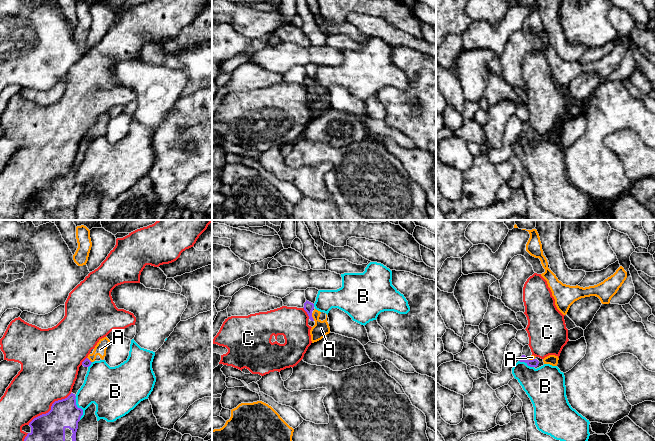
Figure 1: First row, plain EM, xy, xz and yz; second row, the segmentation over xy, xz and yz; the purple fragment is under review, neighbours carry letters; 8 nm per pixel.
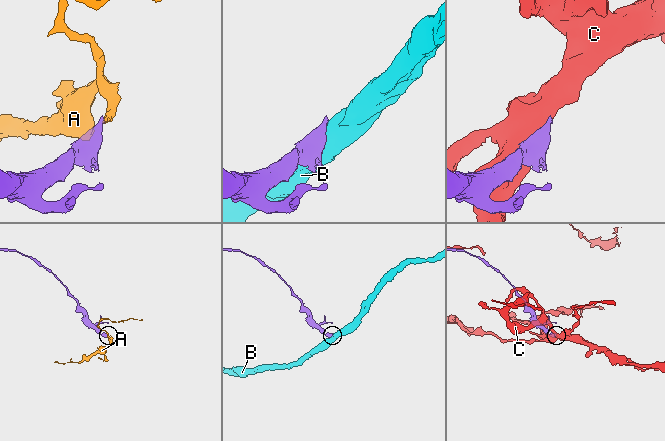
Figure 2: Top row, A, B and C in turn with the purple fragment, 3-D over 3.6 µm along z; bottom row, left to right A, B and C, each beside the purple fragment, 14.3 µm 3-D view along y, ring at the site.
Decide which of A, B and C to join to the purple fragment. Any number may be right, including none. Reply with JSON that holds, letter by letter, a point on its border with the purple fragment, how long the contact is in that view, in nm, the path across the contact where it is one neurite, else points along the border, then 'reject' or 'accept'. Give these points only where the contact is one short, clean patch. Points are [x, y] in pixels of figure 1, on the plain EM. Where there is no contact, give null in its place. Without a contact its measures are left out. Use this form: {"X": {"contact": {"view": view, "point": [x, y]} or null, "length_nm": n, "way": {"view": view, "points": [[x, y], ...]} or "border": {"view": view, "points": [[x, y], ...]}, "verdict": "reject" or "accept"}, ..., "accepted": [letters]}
{"A": {"contact": {"view": "xz", "point": [312, 93]}, "length_nm": 70, "way": {"view": "xz", "points": [[308, 82], [312, 93], [321, 104]]}, "verdict": "accept"}, "B": {"contact": {"view": "xy", "point": [79, 184]}, "length_nm": 200, "verdict": "reject"}, "C": {"contact": {"view": "xy", "point": [51, 184]}, "length_nm": 440, "verdict": "reject"}, "accepted": ["A"]}

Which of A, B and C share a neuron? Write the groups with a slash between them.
A / B / C

